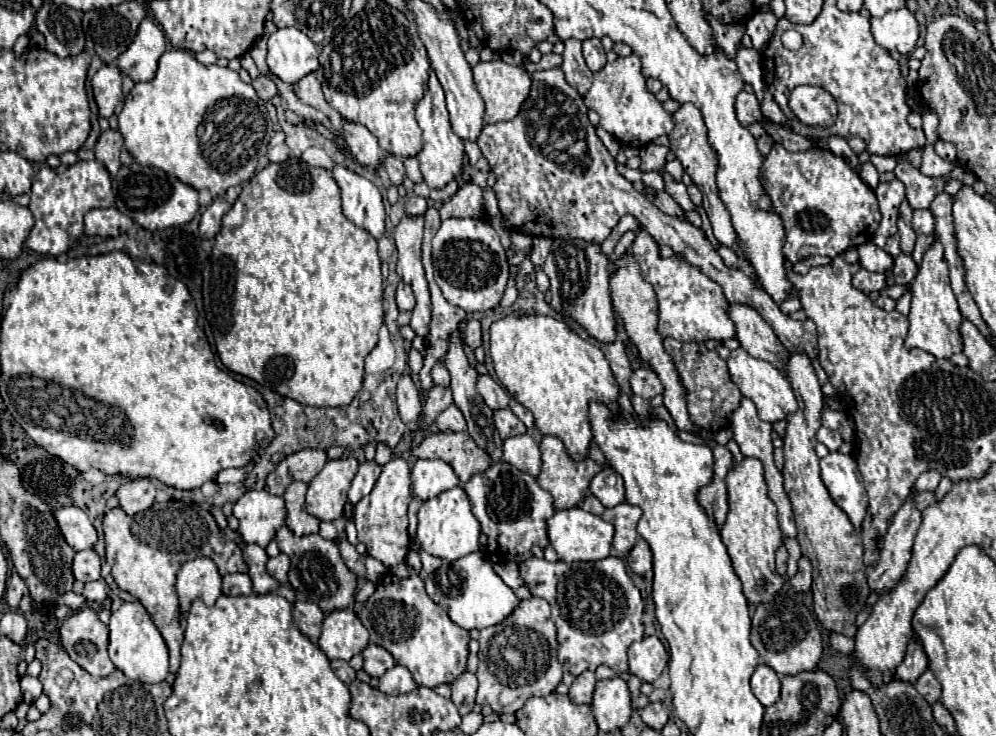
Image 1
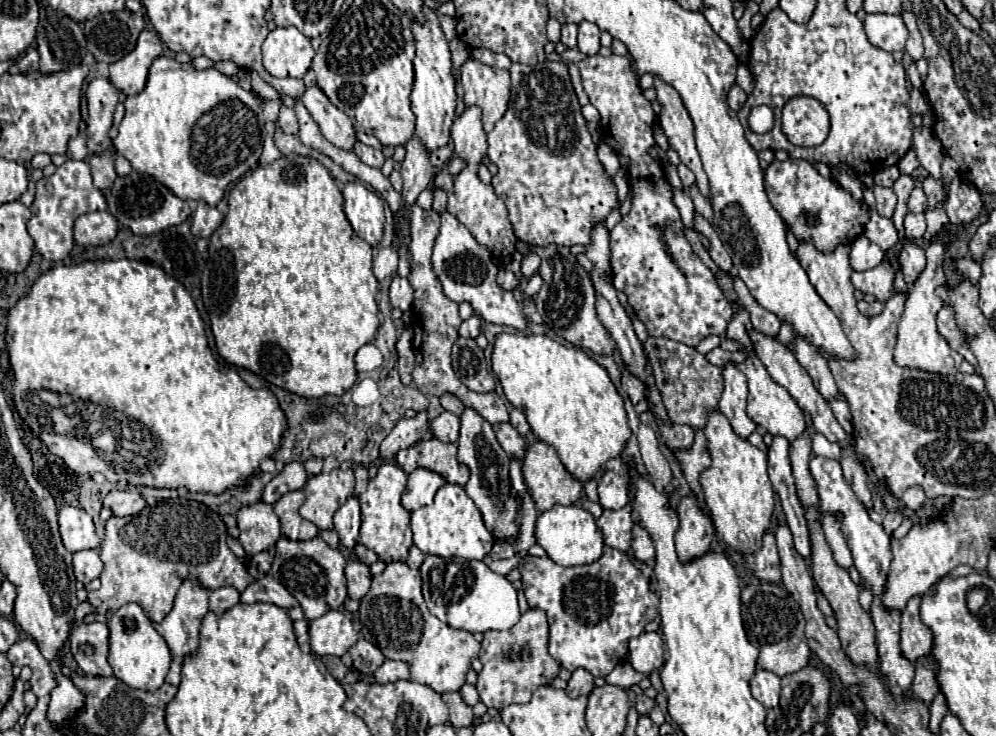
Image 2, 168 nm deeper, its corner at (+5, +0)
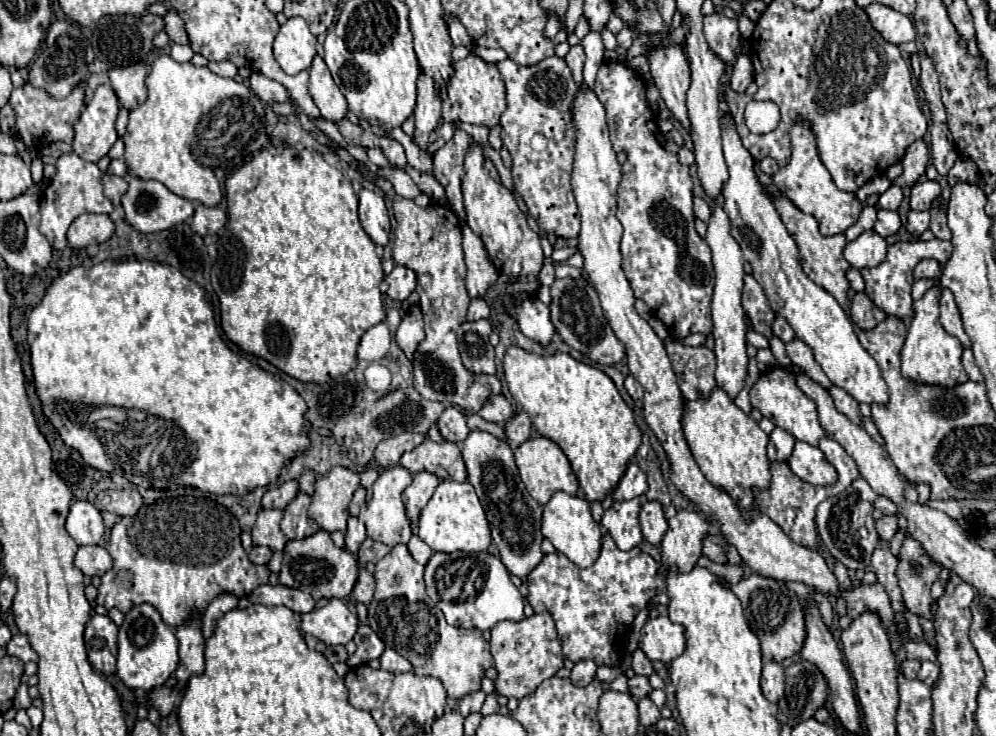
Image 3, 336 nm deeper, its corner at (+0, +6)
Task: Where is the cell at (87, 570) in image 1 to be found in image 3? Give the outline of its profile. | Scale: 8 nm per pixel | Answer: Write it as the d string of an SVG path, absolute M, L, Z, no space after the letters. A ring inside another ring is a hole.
M90 545L90 547L78 547L76 551L76 559L74 559L76 567L84 573L84 575L104 575L110 567L112 567L112 559L110 553L100 547L100 545Z

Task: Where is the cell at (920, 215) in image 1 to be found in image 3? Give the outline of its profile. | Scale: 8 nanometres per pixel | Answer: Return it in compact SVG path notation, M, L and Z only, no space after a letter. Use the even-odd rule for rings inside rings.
M910 211L906 229L914 235L922 235L930 227L930 213L928 211Z

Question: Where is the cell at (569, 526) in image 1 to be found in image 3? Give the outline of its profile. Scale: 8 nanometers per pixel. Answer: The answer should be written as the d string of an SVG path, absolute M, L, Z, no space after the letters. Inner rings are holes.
M562 491L556 493L548 501L548 505L544 505L542 535L556 547L556 551L564 553L578 567L590 567L594 559L598 559L598 551L602 547L602 529L600 529L600 523L592 519L588 501L580 495L574 497Z

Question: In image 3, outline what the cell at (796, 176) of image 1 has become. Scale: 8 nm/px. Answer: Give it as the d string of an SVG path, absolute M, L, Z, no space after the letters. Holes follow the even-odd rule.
M796 119L792 129L790 129L790 139L792 139L792 159L788 165L780 167L778 173L772 175L774 185L782 191L786 199L790 199L802 213L814 215L816 221L820 223L820 233L822 235L836 235L844 233L848 227L852 227L858 221L858 215L862 211L862 203L854 193L842 191L834 185L832 175L828 169L822 165L818 153L816 153L816 139L812 135L812 129L808 127L810 121Z

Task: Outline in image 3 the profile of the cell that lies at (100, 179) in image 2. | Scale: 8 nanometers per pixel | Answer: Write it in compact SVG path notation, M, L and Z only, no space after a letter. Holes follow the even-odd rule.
M104 173L104 195L106 195L114 205L120 203L120 197L126 193L126 187L128 187L128 183L126 183L122 177L112 175L112 173Z

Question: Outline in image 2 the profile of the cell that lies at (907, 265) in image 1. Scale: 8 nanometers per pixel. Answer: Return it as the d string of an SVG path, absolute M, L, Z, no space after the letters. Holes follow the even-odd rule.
M905 239L901 255L899 255L899 263L901 263L901 269L903 269L905 283L911 289L913 283L915 283L915 279L925 269L925 253L923 253L921 247L917 247L915 243L911 243L911 241Z

